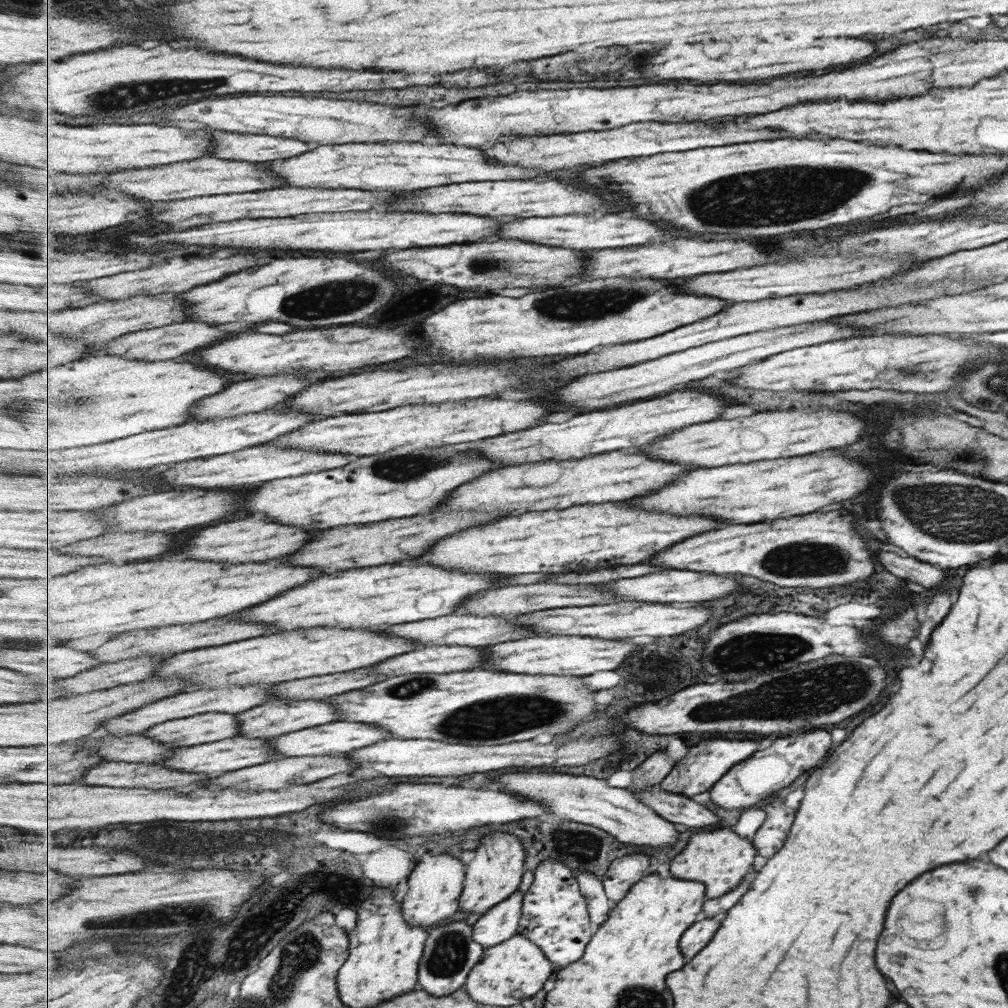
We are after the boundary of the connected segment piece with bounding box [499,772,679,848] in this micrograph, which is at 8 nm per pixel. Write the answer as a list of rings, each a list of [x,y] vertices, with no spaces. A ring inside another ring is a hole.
[[[517,772],[517,774],[501,776],[499,782],[507,784],[513,792],[525,794],[531,800],[547,805],[548,812],[565,815],[571,821],[599,827],[625,844],[669,848],[679,840],[679,830],[673,822],[657,814],[651,805],[635,798],[633,792],[629,792],[625,788],[609,786],[607,779],[571,776],[571,774]]]

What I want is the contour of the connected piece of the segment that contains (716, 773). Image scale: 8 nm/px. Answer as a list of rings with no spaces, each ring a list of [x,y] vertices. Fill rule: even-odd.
[[[705,740],[690,748],[689,754],[683,760],[680,760],[673,770],[665,777],[665,780],[660,784],[661,788],[665,788],[667,792],[675,792],[683,796],[697,796],[703,794],[707,790],[711,790],[715,782],[719,782],[724,778],[725,774],[732,770],[735,764],[747,760],[749,756],[753,756],[761,748],[767,744],[759,744],[755,740]]]

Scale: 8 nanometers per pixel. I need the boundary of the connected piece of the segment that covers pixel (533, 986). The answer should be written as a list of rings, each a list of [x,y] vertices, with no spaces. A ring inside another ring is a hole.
[[[517,934],[511,940],[485,950],[484,958],[473,967],[465,987],[473,1000],[481,1004],[497,1007],[523,1005],[525,1000],[531,1000],[545,988],[554,970],[558,969],[554,962],[545,956],[540,945],[528,937]]]

